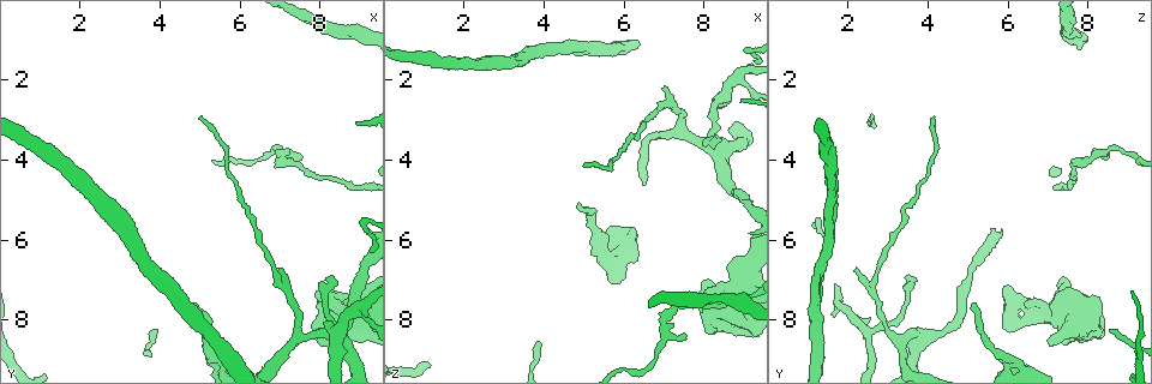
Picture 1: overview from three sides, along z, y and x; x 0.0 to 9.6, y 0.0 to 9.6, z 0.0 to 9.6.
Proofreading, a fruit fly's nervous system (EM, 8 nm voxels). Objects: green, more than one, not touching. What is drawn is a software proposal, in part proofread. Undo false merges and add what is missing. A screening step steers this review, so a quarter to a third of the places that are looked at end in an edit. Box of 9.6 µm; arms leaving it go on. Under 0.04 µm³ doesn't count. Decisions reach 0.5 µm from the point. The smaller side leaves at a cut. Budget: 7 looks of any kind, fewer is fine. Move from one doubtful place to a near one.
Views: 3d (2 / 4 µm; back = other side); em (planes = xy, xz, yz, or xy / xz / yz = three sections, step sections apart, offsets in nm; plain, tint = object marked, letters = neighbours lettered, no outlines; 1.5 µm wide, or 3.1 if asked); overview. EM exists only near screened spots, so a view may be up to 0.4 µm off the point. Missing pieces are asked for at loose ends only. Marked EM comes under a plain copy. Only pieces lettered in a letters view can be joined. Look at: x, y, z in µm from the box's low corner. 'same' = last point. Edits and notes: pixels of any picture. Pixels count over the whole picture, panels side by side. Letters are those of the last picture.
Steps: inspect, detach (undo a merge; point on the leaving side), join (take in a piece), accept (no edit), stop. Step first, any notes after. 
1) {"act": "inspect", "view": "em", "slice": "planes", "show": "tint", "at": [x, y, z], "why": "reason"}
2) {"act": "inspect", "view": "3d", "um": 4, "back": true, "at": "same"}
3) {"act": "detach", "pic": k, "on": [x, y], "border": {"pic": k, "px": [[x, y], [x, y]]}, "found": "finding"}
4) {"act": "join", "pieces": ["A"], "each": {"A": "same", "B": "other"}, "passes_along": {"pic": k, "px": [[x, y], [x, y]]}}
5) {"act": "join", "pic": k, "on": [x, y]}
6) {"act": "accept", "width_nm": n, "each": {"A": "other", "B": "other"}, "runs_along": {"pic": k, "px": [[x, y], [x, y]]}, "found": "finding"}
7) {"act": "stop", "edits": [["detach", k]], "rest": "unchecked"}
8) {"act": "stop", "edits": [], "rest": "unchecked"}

{"act": "inspect", "view": "em", "slice": "planes", "show": "letters", "at": [6.95, 6.75, 2.25], "why": "tapers out"}

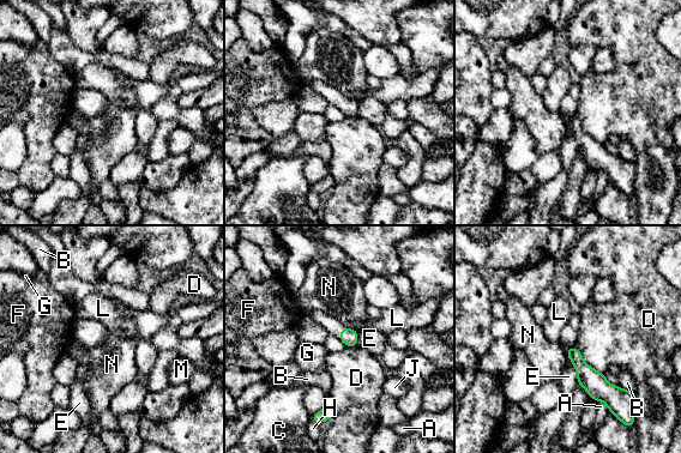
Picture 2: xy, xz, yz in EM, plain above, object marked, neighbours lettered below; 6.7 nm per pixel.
{"act": "accept", "each": {"A": "other", "B": "other", "C": "other", "D": "other", "E": "other", "F": "other", "G": "other", "H": "other", "J": "other", "L": "other", "M": "other", "N": "other"}, "border": {"pic": 2, "px": [[571, 345], [565, 354], [579, 385]]}, "found": "none of them fits"}

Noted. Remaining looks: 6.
{"act": "inspect", "view": "em", "slice": "planes", "show": "letters", "at": [4.80, 7.55, 5.20]}

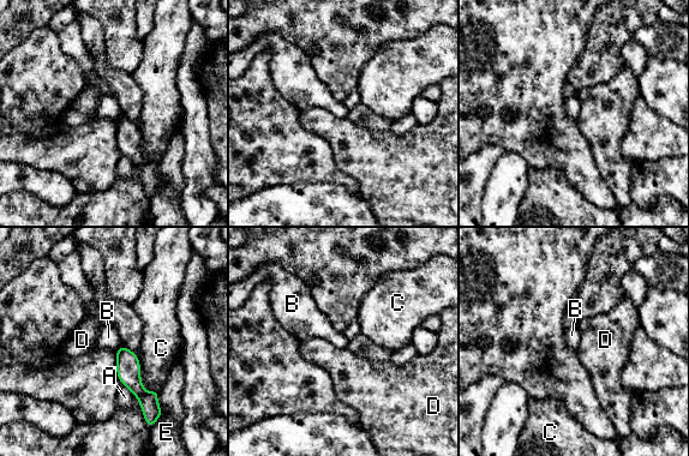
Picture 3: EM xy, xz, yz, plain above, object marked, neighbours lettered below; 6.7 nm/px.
{"act": "accept", "each": {"A": "other", "B": "other", "C": "other", "D": "other", "E": "other"}, "runs_along": {"pic": 3, "px": [[121, 349], [132, 382], [150, 403]]}, "found": "none of them fits"}

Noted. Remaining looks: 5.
{"act": "inspect", "view": "em", "slice": "planes", "show": "letters", "at": [8.15, 7.45, 8.15], "why": "free end"}

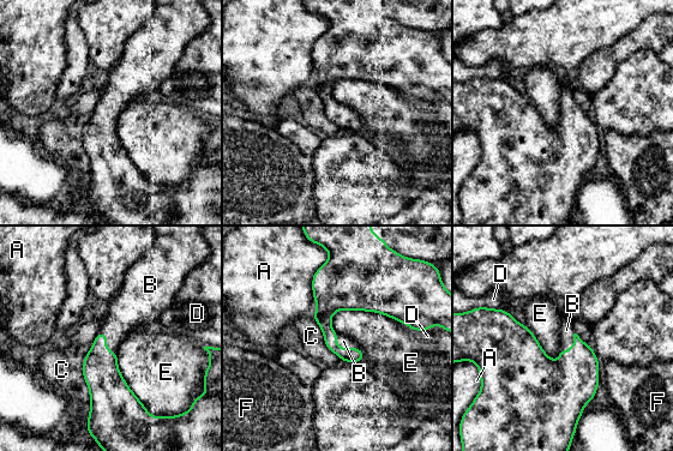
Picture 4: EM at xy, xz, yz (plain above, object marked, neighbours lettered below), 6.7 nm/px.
{"act": "join", "pieces": ["B"], "each": {"A": "other", "B": "same", "C": "other", "D": "other", "E": "other", "F": "other"}, "found": "the neuron continues"}

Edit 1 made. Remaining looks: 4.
{"act": "stop", "edits": [["join", 4]], "rest": "unchecked"}

